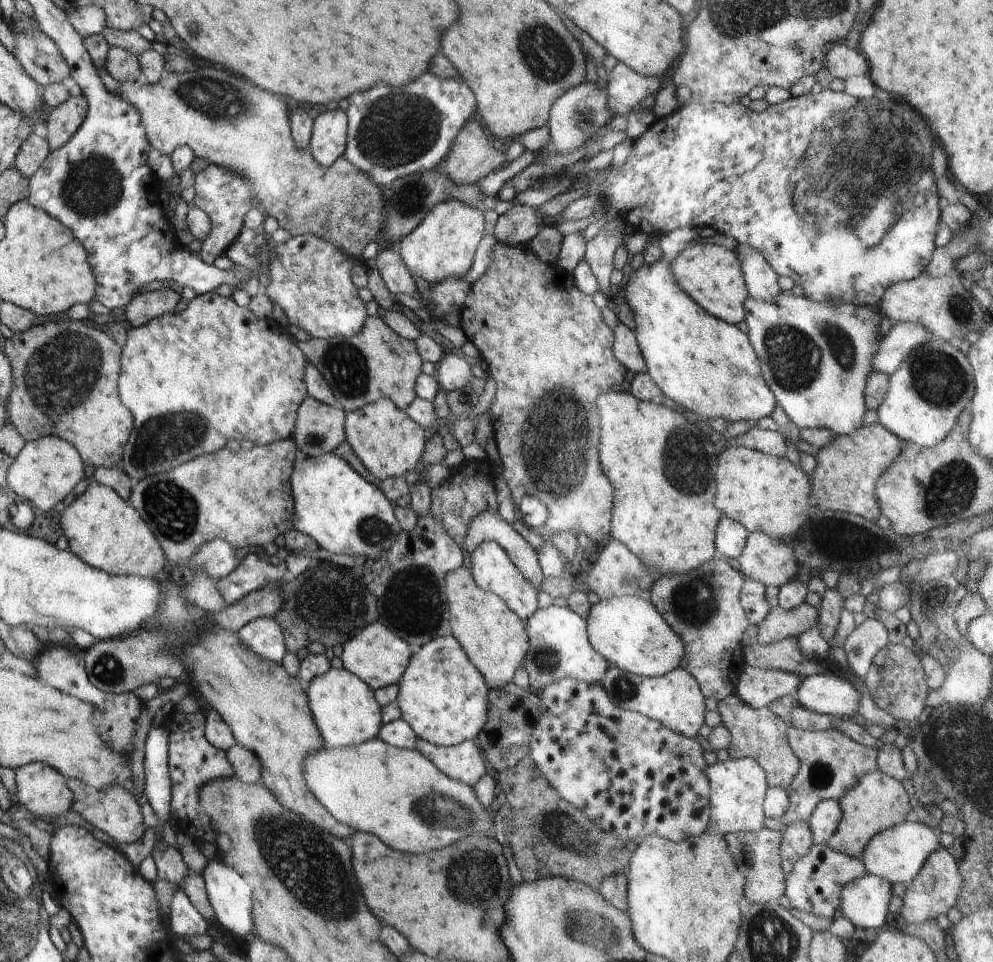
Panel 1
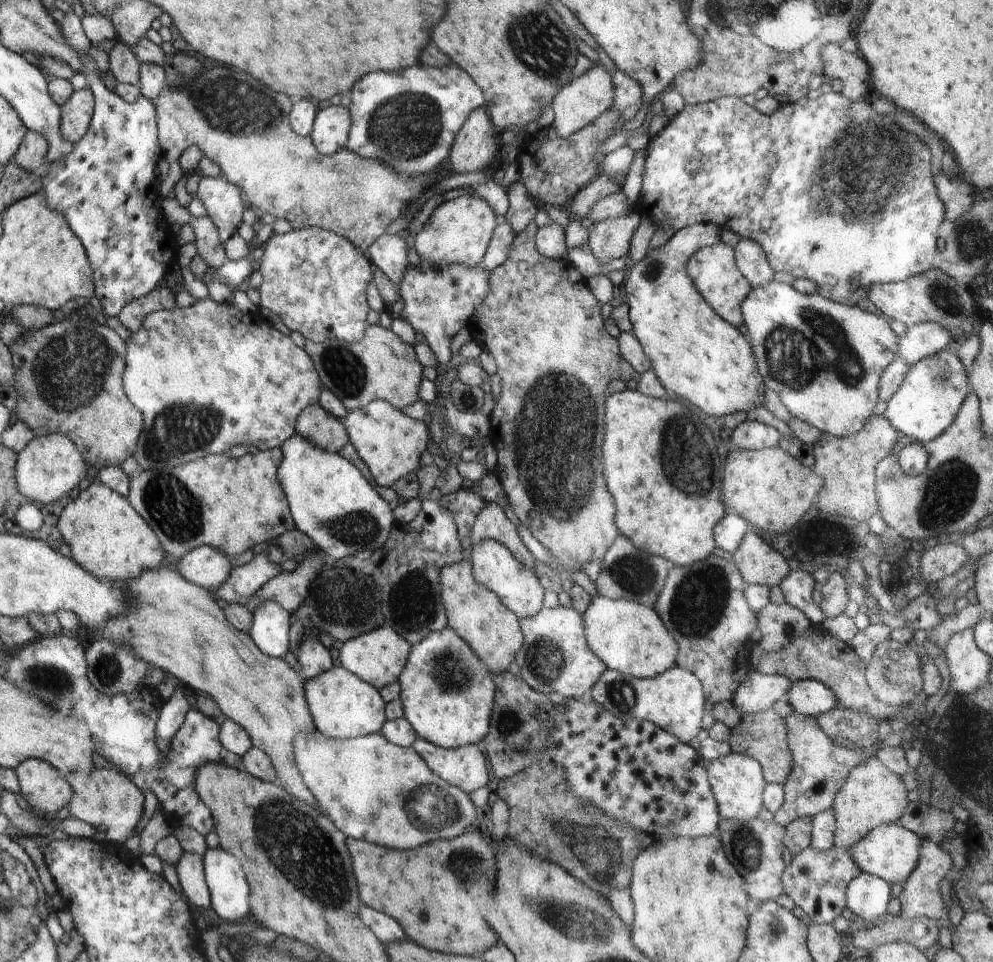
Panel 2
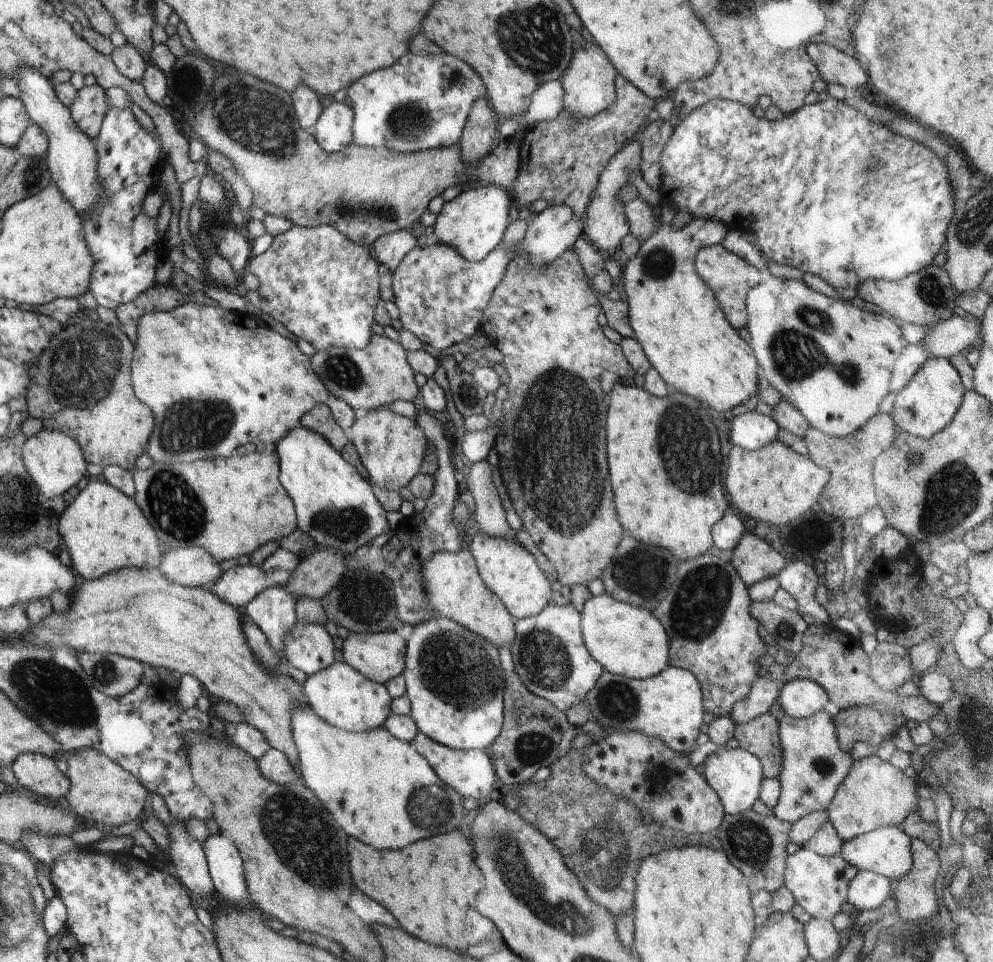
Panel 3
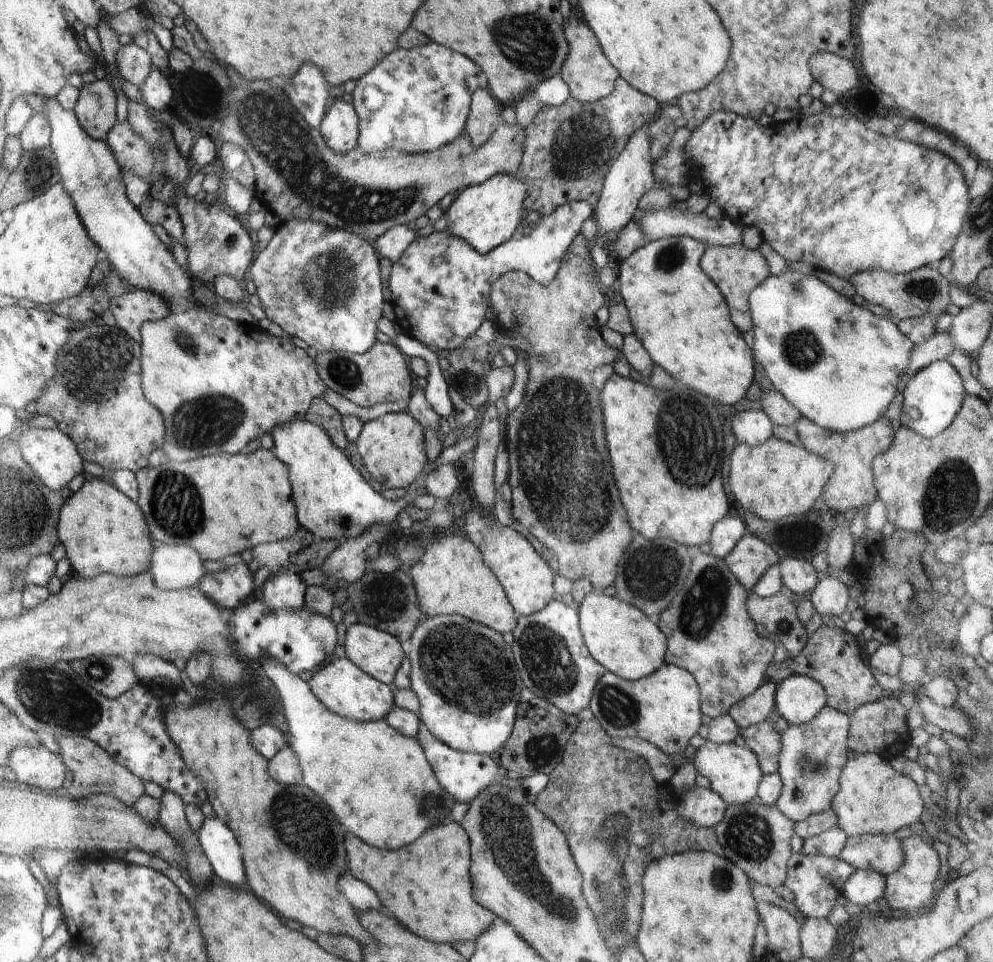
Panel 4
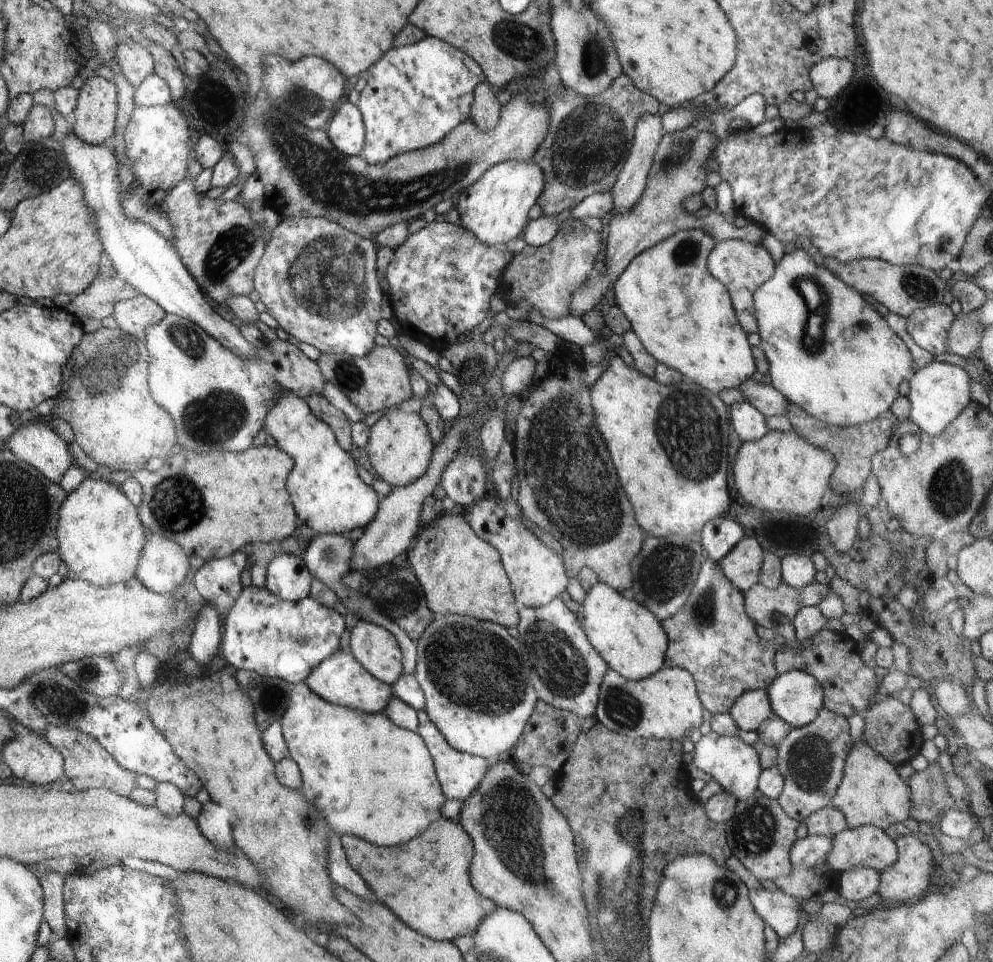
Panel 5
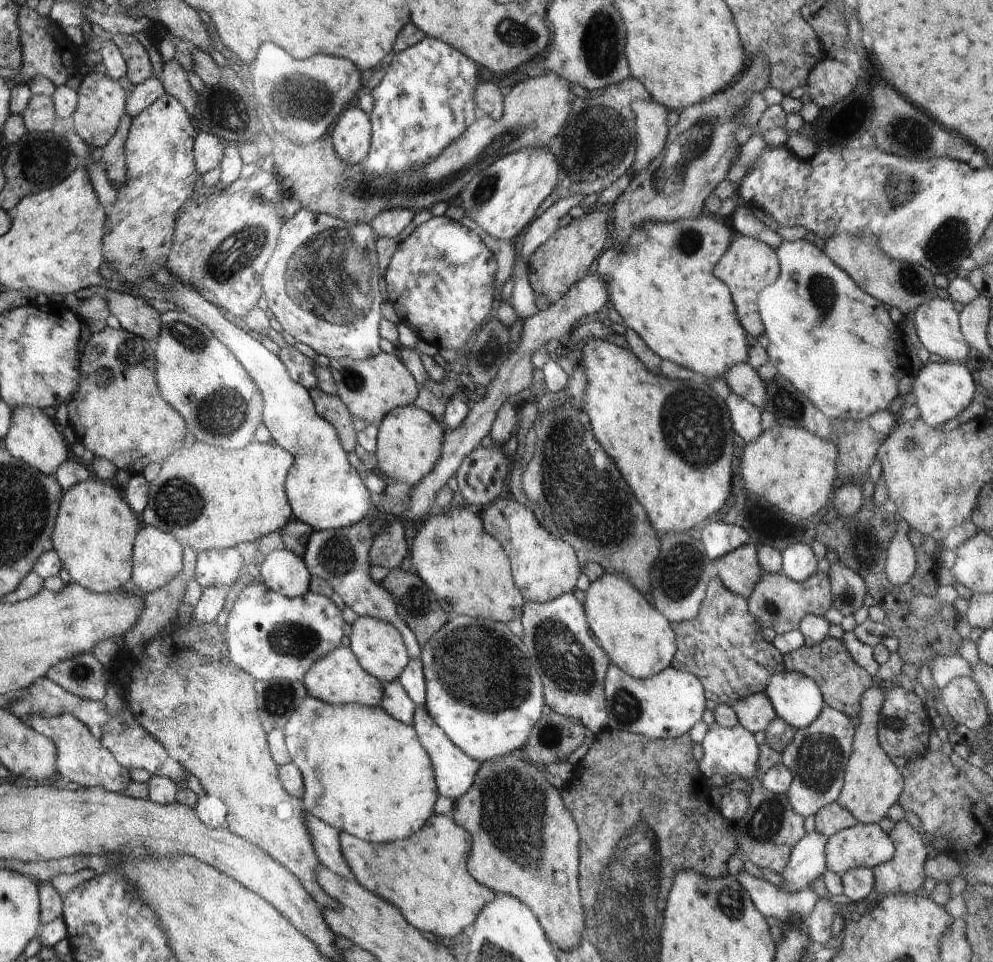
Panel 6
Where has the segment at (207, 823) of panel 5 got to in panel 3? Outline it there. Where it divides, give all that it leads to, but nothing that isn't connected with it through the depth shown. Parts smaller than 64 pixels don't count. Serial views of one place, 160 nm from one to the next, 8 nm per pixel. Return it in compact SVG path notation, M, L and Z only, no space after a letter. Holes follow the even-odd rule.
M210 834L201 844L215 890L232 904L248 900L242 858L234 844L222 834Z

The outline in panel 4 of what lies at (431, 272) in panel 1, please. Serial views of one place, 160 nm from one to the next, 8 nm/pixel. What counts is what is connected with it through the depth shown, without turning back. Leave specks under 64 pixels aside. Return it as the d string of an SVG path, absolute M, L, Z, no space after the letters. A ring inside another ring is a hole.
M495 174L486 182L465 188L456 194L446 212L449 222L446 229L454 236L468 241L480 254L486 254L510 239L519 222L525 222L523 202L527 194L528 183L518 174Z

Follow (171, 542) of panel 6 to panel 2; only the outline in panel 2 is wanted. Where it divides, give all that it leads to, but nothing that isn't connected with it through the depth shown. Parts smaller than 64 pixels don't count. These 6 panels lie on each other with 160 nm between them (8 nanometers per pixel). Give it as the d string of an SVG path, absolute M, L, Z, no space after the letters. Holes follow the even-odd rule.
M200 546L194 552L187 552L181 556L177 567L186 580L210 592L216 592L226 582L233 568L226 555L212 546Z

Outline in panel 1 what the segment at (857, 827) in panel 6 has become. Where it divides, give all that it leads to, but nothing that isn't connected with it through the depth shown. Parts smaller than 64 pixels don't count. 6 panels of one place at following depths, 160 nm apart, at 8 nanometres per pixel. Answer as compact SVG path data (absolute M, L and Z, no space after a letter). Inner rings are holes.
M905 820L872 836L866 843L860 859L871 875L886 879L892 885L908 886L916 878L930 854L941 846L938 835L924 823L913 823Z

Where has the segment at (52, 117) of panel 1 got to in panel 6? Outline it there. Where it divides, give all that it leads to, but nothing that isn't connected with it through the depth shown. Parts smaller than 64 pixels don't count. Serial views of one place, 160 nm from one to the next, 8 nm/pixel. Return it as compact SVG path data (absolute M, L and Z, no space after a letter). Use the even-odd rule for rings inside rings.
M91 72L84 75L77 91L77 107L73 114L74 132L84 140L89 148L101 148L108 142L118 128L127 108L126 92L107 74Z

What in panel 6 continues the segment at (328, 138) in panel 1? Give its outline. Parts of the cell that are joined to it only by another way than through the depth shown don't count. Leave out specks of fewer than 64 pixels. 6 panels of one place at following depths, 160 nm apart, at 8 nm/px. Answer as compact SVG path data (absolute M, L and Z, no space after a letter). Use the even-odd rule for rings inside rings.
M360 107L343 112L330 129L329 137L348 164L362 164L371 150L371 119Z

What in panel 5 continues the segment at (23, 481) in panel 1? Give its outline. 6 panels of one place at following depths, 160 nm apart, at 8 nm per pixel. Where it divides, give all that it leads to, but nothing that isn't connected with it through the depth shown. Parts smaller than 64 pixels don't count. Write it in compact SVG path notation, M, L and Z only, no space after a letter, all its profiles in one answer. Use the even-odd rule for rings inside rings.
M38 419L24 423L20 426L14 434L7 440L6 446L9 448L21 461L25 461L28 464L39 469L48 480L59 483L62 475L72 466L74 458L72 458L72 452L68 448L68 444L64 442L63 437L58 438L48 426L46 421Z

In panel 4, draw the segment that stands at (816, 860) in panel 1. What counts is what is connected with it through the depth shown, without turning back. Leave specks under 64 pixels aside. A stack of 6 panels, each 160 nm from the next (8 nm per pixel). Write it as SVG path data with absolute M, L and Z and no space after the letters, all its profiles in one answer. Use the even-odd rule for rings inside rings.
M803 852L792 853L787 862L787 879L784 886L794 893L794 902L805 918L826 919L838 896L844 895L845 882L856 869L838 857L810 856Z

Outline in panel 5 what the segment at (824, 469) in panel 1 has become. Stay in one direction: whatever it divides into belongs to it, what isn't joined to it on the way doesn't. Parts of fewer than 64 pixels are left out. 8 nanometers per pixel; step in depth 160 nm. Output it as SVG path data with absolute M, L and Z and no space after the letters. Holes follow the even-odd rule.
M788 401L786 416L791 422L793 431L812 444L816 444L818 448L824 448L834 455L837 465L831 474L830 486L832 490L842 494L845 499L849 499L851 492L860 492L862 486L871 472L871 458L877 452L884 450L888 446L894 426L898 424L898 420L892 411L884 411L878 418L871 420L857 427L848 425L847 427L839 427L833 424L825 423L810 416L803 408L797 404Z

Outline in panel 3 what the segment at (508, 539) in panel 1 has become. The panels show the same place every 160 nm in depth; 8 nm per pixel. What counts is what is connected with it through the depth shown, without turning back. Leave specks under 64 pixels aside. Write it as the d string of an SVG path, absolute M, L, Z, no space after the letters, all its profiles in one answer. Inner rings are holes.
M484 459L468 464L466 480L475 500L474 518L482 532L493 537L514 537L515 533L506 522L505 510L492 481L491 464Z

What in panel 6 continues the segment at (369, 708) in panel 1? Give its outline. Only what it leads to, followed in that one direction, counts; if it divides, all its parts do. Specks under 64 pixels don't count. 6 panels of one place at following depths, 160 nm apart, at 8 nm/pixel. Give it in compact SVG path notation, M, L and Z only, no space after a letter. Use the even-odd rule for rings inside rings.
M348 643L336 647L324 658L318 659L302 681L308 697L333 705L361 704L375 707L383 700L383 682L362 667Z

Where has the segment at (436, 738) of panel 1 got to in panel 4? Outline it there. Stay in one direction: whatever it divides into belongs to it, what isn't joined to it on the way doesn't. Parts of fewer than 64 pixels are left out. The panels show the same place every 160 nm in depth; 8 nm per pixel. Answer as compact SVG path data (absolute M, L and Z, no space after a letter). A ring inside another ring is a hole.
M440 614L440 616L428 617L418 624L411 634L410 648L406 653L411 660L411 689L417 694L420 703L419 719L438 740L441 740L450 748L462 751L463 753L478 753L490 756L492 752L502 748L503 744L507 742L508 737L512 734L512 728L514 728L514 716L516 716L516 706L518 706L518 700L520 700L522 680L520 680L520 674L516 672L516 666L514 666L515 658L512 650L510 650L510 646L504 642L504 638L496 630L492 630L492 628L488 628L470 619L466 620L462 616Z

